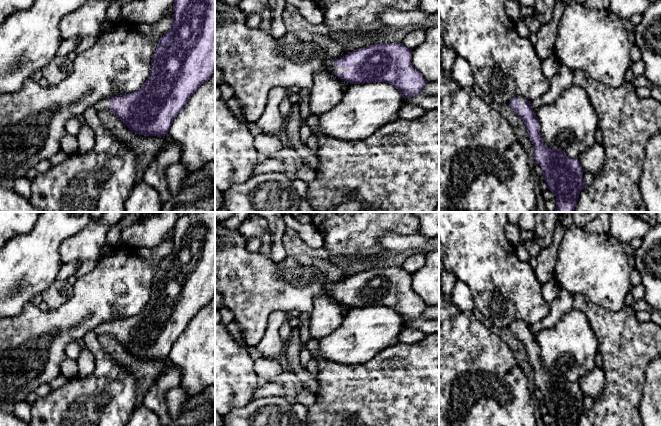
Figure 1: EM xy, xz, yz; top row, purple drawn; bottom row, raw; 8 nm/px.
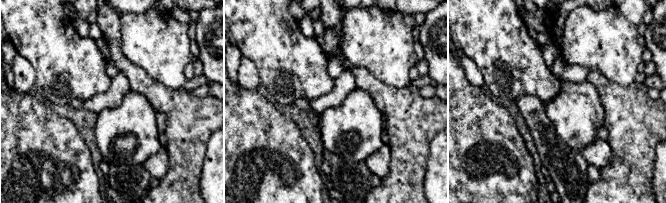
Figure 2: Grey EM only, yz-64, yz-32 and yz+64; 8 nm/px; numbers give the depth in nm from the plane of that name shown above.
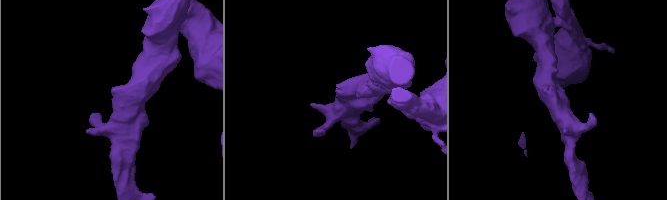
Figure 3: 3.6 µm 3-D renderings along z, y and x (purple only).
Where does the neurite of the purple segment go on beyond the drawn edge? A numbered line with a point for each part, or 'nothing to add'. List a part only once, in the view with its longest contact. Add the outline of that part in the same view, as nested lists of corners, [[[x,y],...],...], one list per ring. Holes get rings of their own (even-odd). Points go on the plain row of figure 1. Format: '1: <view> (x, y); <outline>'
1: xz (330, 289); [[[325,285],[324,286],[325,290],[330,294],[330,295],[334,295],[334,296],[337,296],[338,298],[340,297],[344,297],[345,296],[345,293],[340,293],[338,292],[333,285]]]

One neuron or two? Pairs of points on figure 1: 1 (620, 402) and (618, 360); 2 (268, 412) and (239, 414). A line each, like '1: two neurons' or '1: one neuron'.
1: one neuron
2: one neuron

